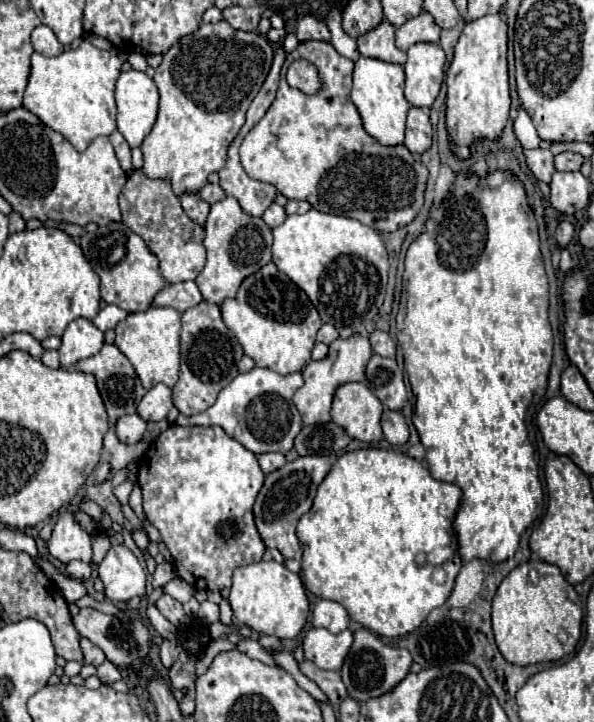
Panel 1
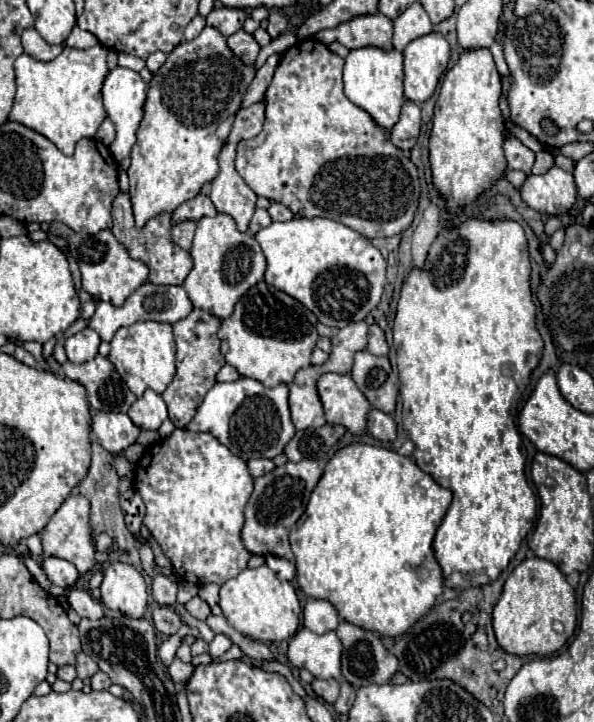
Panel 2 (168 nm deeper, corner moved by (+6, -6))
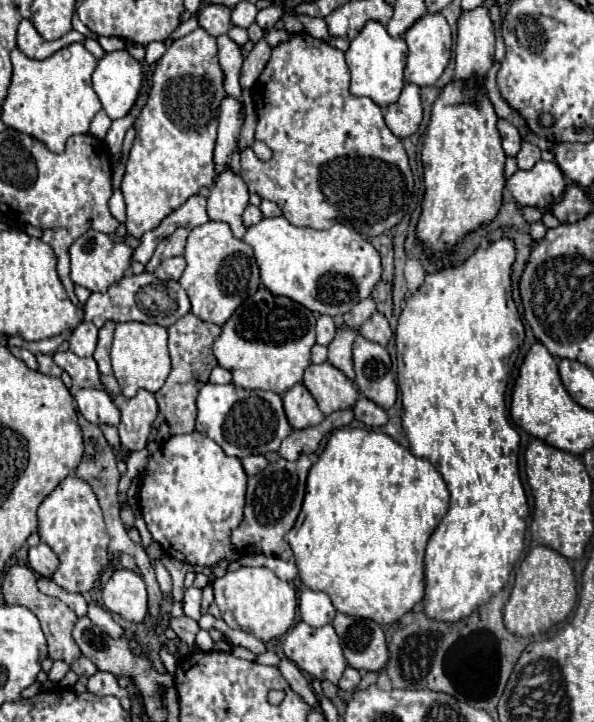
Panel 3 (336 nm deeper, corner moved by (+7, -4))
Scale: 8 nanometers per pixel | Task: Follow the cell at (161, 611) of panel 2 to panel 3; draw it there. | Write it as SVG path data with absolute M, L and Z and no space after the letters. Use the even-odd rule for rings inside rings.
M180 616L180 618L170 618L168 624L170 624L170 628L176 632L178 638L186 640L186 644L188 644L190 648L194 646L194 636L196 636L196 632L200 630L196 620L192 620L192 618L188 618L188 616Z

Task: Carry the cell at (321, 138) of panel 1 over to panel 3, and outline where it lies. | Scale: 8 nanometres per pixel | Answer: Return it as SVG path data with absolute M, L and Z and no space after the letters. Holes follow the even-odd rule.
M298 32L288 42L272 48L270 62L252 86L252 96L258 114L254 138L268 144L274 156L270 162L262 162L256 158L252 148L242 150L240 176L262 200L276 202L282 208L284 218L294 226L322 230L340 222L358 230L364 238L370 238L400 224L412 200L414 180L402 142L384 122L384 110L370 98L352 96L348 92L348 84L350 72L344 62L344 52L312 38L308 32ZM304 100L314 100L314 106L310 106L308 112L302 108Z

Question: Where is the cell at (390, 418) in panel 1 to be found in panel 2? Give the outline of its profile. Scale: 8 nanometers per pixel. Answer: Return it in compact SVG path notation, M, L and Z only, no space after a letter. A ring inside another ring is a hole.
M371 408L369 410L369 416L367 416L367 432L377 438L377 440L383 440L383 442L389 442L389 440L395 440L397 436L397 428L395 428L395 420L391 414L385 414L377 408Z

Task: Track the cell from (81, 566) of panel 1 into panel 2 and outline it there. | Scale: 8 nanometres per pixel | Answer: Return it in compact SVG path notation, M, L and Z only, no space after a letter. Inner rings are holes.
M45 556L43 562L41 562L41 568L45 572L45 576L49 578L49 582L53 586L61 586L61 588L73 588L79 574L77 574L77 568L63 560L63 558L55 558L55 556Z

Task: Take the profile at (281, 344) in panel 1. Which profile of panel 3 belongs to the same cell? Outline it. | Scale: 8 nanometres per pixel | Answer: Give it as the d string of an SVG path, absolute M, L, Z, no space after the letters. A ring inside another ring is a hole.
M260 286L222 326L222 334L214 342L218 364L232 372L232 382L248 390L272 390L284 394L302 382L304 368L310 364L310 350L316 344L316 318L302 304L274 296Z

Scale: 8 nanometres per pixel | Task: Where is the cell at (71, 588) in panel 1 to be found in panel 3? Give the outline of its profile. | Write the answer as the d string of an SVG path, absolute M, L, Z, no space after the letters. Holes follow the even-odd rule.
M94 602L88 604L88 618L90 618L94 624L98 624L106 634L110 634L110 636L114 636L114 638L118 638L118 636L124 634L124 630L112 620L110 612L104 610L104 608L100 608L100 606L94 604Z

